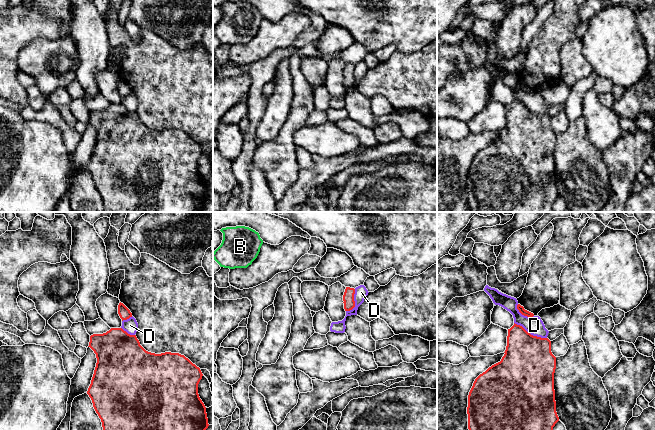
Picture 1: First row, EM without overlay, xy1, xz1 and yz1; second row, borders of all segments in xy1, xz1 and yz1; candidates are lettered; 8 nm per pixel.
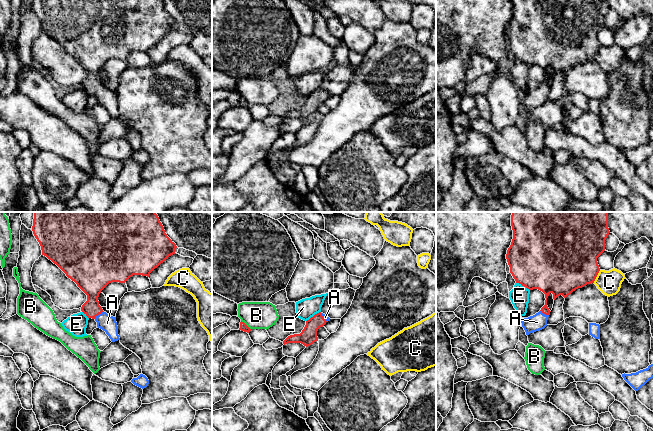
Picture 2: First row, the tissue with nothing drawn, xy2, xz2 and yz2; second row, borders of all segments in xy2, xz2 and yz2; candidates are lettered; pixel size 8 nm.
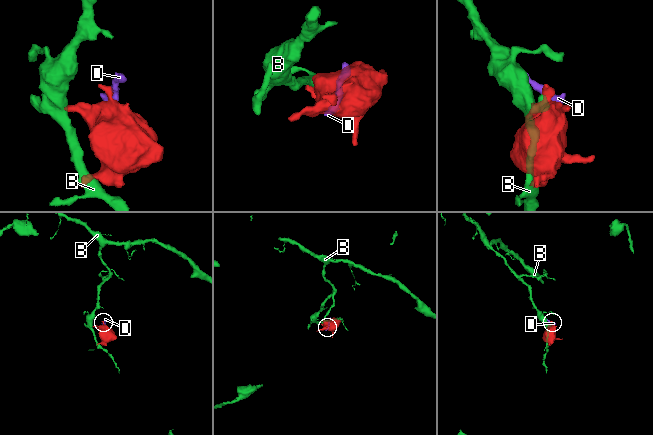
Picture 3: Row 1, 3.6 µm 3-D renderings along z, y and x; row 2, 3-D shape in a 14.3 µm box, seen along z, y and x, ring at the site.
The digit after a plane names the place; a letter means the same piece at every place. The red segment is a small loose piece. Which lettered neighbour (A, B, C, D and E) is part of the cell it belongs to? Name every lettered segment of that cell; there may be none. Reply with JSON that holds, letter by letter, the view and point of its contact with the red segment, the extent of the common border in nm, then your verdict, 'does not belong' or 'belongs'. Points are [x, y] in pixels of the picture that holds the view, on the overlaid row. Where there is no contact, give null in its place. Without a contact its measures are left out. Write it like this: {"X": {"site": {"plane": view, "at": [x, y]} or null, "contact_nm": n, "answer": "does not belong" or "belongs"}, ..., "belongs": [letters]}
{"A": {"site": {"plane": "xy2", "at": [98, 314]}, "contact_nm": 100, "answer": "belongs"}, "B": {"site": {"plane": "xz2", "at": [246, 325]}, "contact_nm": 110, "answer": "does not belong"}, "C": {"site": {"plane": "yz2", "at": [596, 276]}, "contact_nm": 120, "answer": "does not belong"}, "D": {"site": {"plane": "yz1", "at": [529, 333]}, "contact_nm": 300, "answer": "does not belong"}, "E": {"site": {"plane": "xz2", "at": [314, 315]}, "contact_nm": 150, "answer": "does not belong"}, "belongs": ["A"]}

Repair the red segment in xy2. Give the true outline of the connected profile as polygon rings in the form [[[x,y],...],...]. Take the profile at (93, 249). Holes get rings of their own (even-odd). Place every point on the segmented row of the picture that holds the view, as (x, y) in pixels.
[[[34,212],[32,231],[39,242],[42,255],[56,264],[68,278],[87,295],[81,311],[97,322],[112,342],[120,340],[116,317],[108,315],[99,305],[101,291],[112,282],[125,283],[133,275],[150,273],[169,256],[176,254],[176,244],[167,236],[155,212]]]

